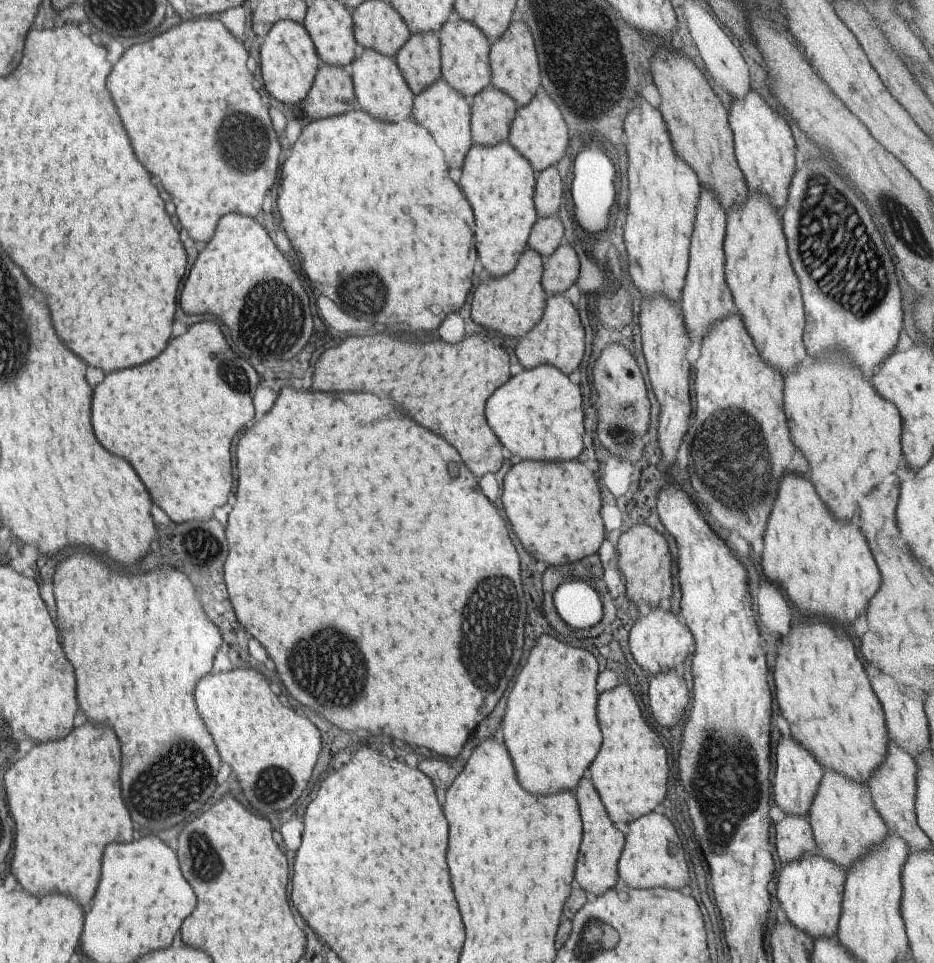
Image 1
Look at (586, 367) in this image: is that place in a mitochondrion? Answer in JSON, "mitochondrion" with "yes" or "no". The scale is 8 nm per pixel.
{"mitochondrion":"no"}

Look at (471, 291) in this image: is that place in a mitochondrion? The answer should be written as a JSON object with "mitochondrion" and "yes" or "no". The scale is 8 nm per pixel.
{"mitochondrion":"no"}

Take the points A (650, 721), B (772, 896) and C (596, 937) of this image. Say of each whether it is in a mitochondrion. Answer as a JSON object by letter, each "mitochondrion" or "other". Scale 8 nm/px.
{"A":"other","B":"other","C":"mitochondrion"}

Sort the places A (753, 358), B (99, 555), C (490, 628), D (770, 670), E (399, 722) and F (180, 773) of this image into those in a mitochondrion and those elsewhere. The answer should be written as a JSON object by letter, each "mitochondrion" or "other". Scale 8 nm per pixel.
{"A":"other","B":"other","C":"mitochondrion","D":"other","E":"other","F":"mitochondrion"}

